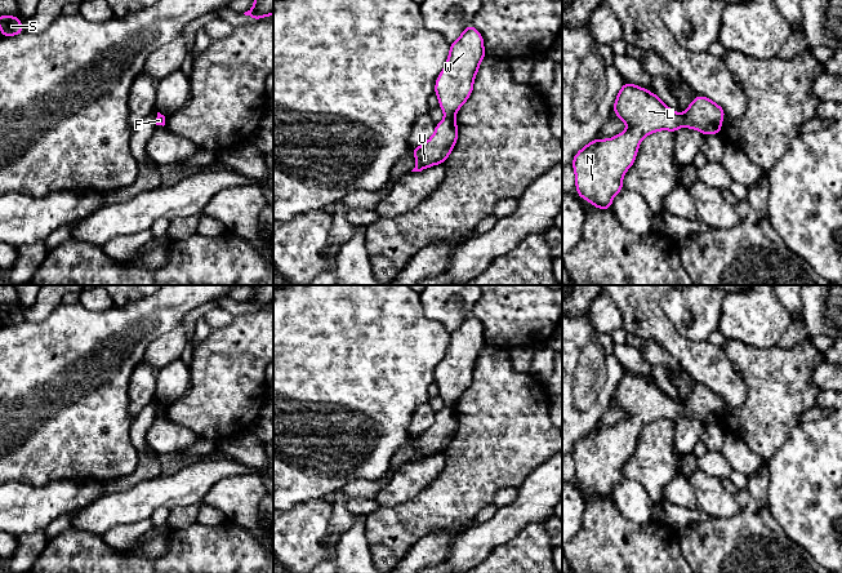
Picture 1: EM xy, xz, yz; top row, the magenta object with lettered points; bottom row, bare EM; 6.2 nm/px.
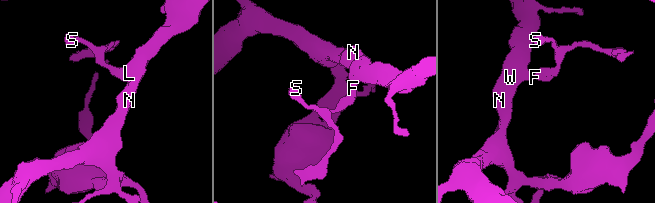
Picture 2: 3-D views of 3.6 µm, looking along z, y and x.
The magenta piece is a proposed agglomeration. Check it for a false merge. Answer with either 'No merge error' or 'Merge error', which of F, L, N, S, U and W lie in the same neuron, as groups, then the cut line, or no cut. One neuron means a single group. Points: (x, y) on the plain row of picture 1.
Merge error. Groups: F S U / L N W. Split along yz (684, 404), (681, 413)

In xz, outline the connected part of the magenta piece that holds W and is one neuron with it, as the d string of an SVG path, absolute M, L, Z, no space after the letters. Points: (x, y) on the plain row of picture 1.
M468 314L463 323L450 333L446 354L435 373L435 383L446 407L454 407L471 386L473 370L485 346L482 324Z

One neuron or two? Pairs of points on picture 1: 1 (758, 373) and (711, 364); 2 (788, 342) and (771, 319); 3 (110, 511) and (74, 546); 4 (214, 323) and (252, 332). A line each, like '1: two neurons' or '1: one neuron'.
1: two neurons
2: two neurons
3: two neurons
4: two neurons

